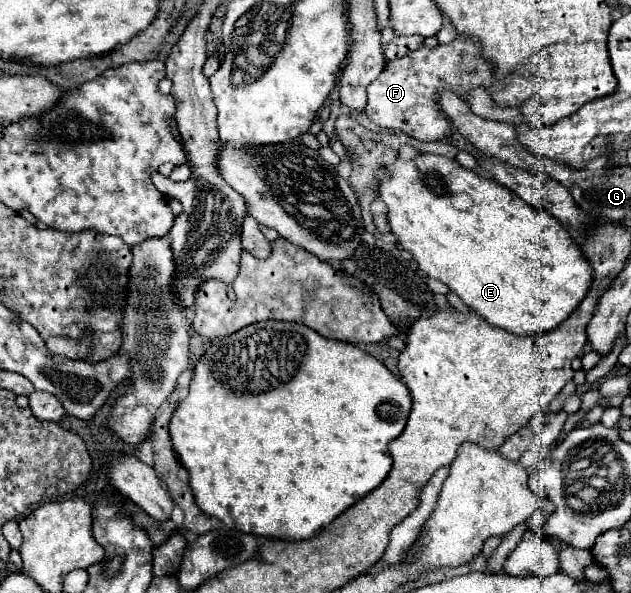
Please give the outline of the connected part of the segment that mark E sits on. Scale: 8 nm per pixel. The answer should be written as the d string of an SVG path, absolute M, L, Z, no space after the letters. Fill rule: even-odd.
M417 154L413 160L405 160L403 156L397 156L395 164L387 166L383 170L383 178L377 184L377 198L381 202L385 202L385 206L387 206L387 222L391 226L391 232L397 236L397 244L401 244L403 250L407 250L409 254L413 254L415 262L419 264L419 270L423 270L429 278L435 278L435 280L441 280L443 284L447 284L449 290L453 290L471 310L475 310L477 314L481 314L483 318L487 318L487 322L493 324L493 326L497 326L497 328L503 328L503 330L513 332L513 334L527 334L527 336L535 336L535 334L543 334L547 330L553 330L555 326L559 326L575 310L575 306L585 298L585 294L589 290L589 284L591 284L591 278L593 278L593 270L587 264L583 252L579 250L575 238L569 234L569 230L559 220L555 220L545 210L539 210L539 208L523 202L517 194L513 194L505 186L497 184L495 180L481 178L473 170L467 170L467 168L459 166L451 158L435 156L435 154ZM457 192L465 192L465 194L469 194L473 198L473 206L469 210L461 212L461 210L453 208L451 196L457 194Z

